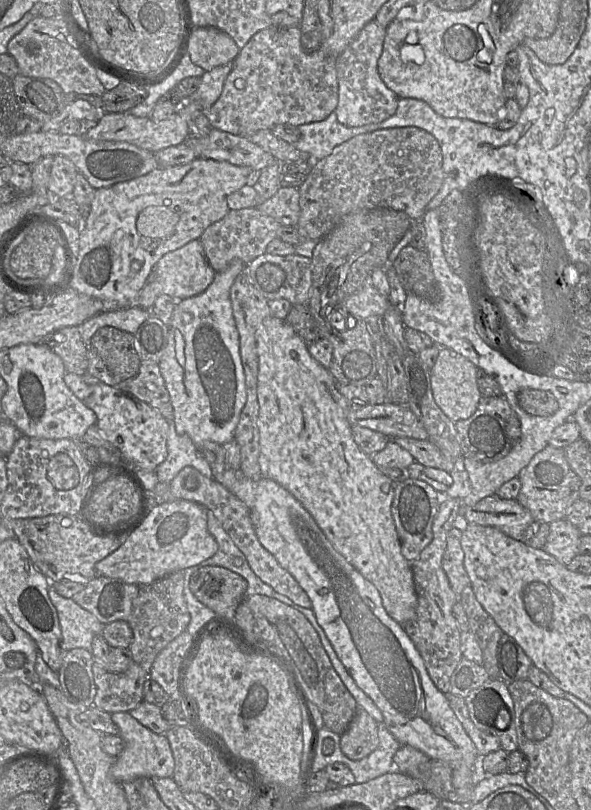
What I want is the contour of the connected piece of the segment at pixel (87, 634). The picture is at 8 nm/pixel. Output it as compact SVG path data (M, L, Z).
M51 586L49 587L48 594L52 604L57 611L59 619L61 628L61 648L65 652L75 648L83 648L91 652L93 638L96 635L102 634L102 630L106 624L100 623L93 614L80 607L73 601L73 599L64 598L59 595Z

